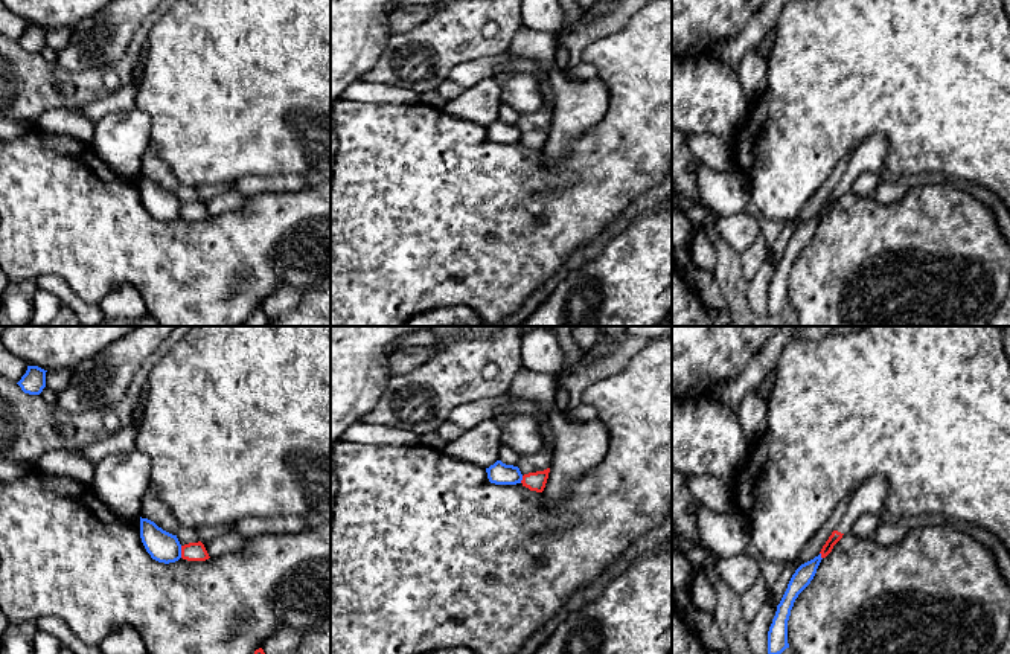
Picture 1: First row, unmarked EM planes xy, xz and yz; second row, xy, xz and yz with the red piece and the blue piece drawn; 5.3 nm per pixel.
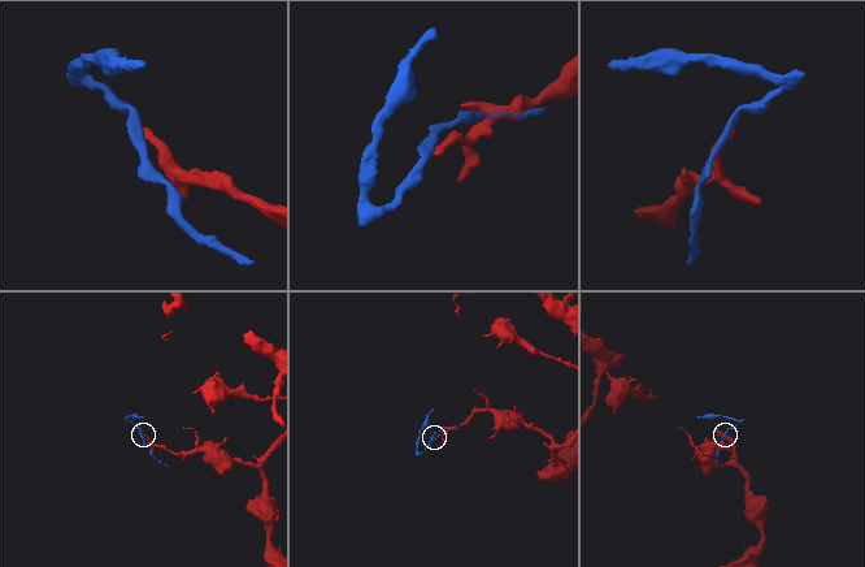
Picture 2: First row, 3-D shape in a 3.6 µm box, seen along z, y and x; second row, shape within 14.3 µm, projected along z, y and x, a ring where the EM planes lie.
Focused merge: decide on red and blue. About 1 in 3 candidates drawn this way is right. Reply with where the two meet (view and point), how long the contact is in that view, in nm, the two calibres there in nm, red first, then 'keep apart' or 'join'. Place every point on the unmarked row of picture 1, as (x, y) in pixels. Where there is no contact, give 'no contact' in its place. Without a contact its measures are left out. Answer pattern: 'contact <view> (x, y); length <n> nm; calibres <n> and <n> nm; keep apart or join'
contact xy (182, 211); length 60 nm; calibres 100 and 160 nm; keep apart

